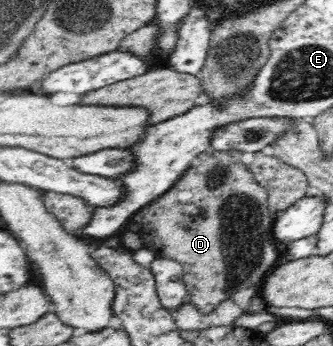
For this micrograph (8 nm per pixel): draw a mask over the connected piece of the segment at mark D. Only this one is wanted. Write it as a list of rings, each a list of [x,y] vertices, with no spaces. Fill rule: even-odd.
[[[209,151],[203,153],[197,158],[197,161],[193,163],[193,167],[186,170],[186,173],[176,182],[176,184],[168,189],[165,193],[161,194],[157,200],[154,200],[151,204],[147,205],[143,212],[137,218],[142,229],[139,231],[142,237],[144,247],[153,251],[157,257],[169,258],[178,261],[182,265],[184,270],[184,283],[186,289],[191,296],[192,304],[203,314],[211,313],[213,309],[225,300],[233,300],[233,295],[241,289],[249,289],[255,287],[259,289],[263,285],[267,275],[281,260],[281,246],[275,242],[275,237],[272,234],[272,221],[275,219],[272,215],[272,211],[268,207],[268,193],[264,187],[257,184],[257,179],[253,176],[253,173],[246,167],[240,158],[243,157],[243,152],[215,152]]]

